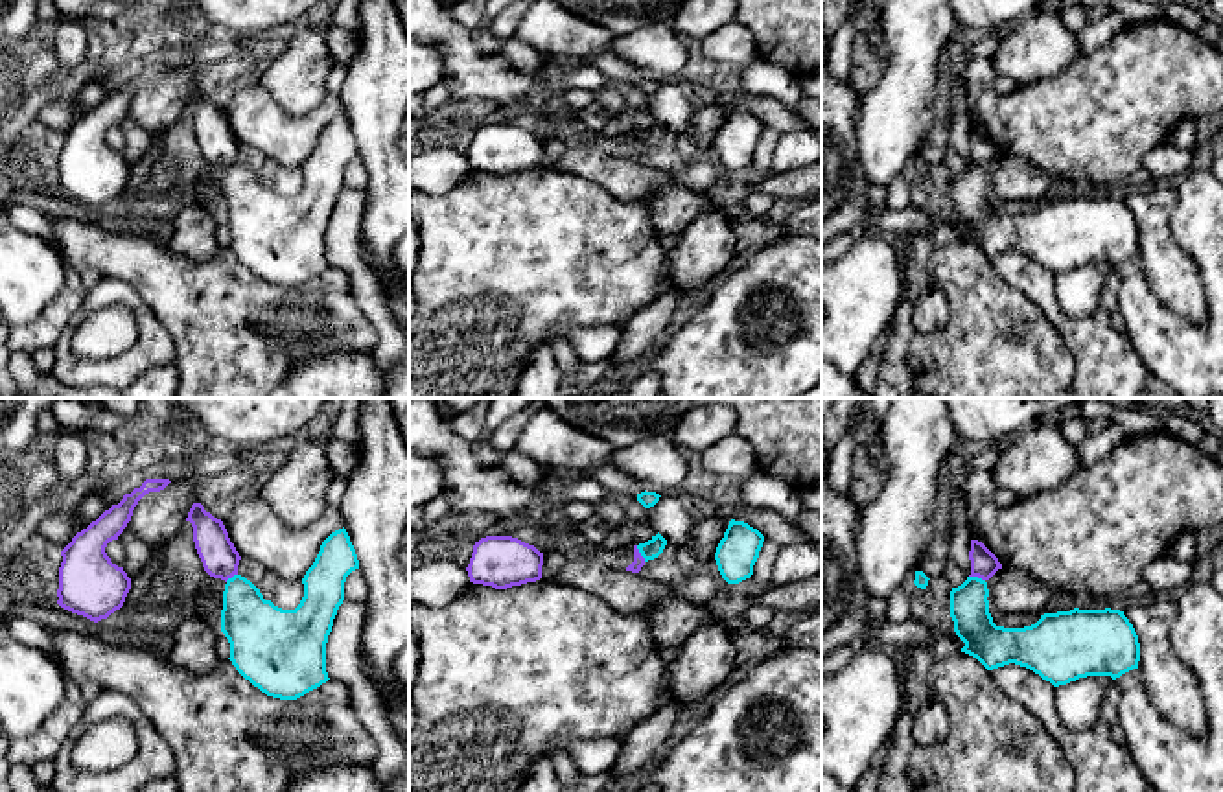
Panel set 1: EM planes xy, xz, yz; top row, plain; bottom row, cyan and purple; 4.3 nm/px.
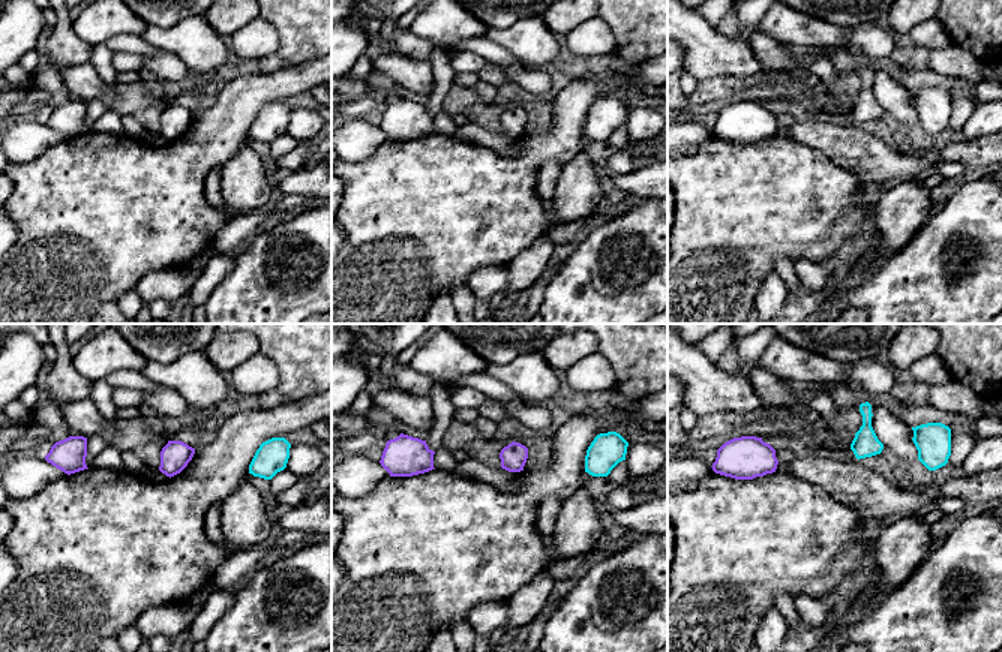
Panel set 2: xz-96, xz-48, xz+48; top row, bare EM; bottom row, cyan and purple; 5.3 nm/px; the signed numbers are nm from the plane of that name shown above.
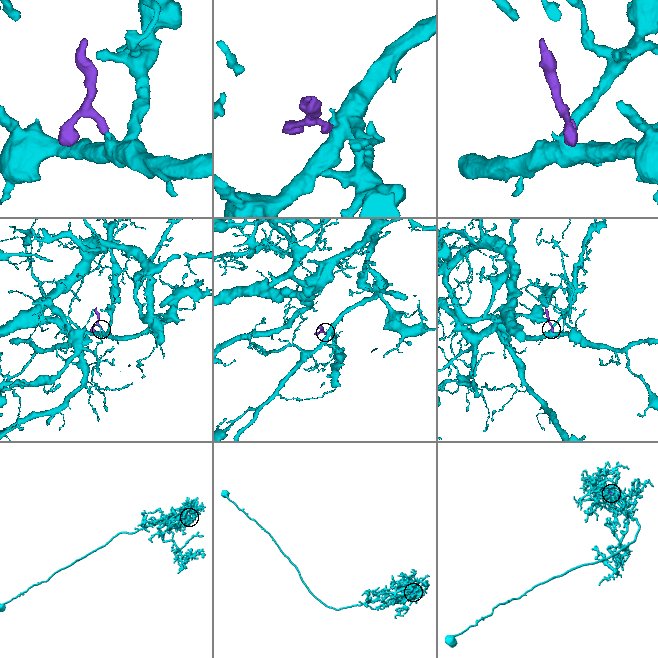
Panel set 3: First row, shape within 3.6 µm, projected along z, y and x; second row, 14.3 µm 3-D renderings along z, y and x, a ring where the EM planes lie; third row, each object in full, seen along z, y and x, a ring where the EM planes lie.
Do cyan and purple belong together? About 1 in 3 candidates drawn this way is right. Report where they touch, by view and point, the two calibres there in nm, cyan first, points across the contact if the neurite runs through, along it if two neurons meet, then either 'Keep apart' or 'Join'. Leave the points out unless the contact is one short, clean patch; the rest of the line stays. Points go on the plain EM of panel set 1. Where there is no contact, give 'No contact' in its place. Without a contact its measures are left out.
Touches cyan at xz (640, 139). Thickness 90 nm (cyan) against 50 nm. Boundary: xz (636, 133), (645, 148). Keep apart

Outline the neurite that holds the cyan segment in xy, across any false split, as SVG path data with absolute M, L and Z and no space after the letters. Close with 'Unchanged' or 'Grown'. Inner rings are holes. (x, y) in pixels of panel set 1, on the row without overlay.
M346 116L332 120L306 158L304 184L295 197L265 188L260 177L241 162L227 168L223 179L221 219L230 230L230 249L254 274L273 285L297 287L326 271L326 230L339 193L344 188L346 164L359 157Z. Unchanged

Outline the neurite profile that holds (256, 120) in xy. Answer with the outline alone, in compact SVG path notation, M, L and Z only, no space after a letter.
M262 87L238 90L223 107L230 129L241 146L260 149L280 168L302 168L313 153L322 129L344 114L339 94L328 98L304 116L287 114Z

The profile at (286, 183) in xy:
M280 168L273 179L271 190L282 197L295 197L304 184L302 168Z

